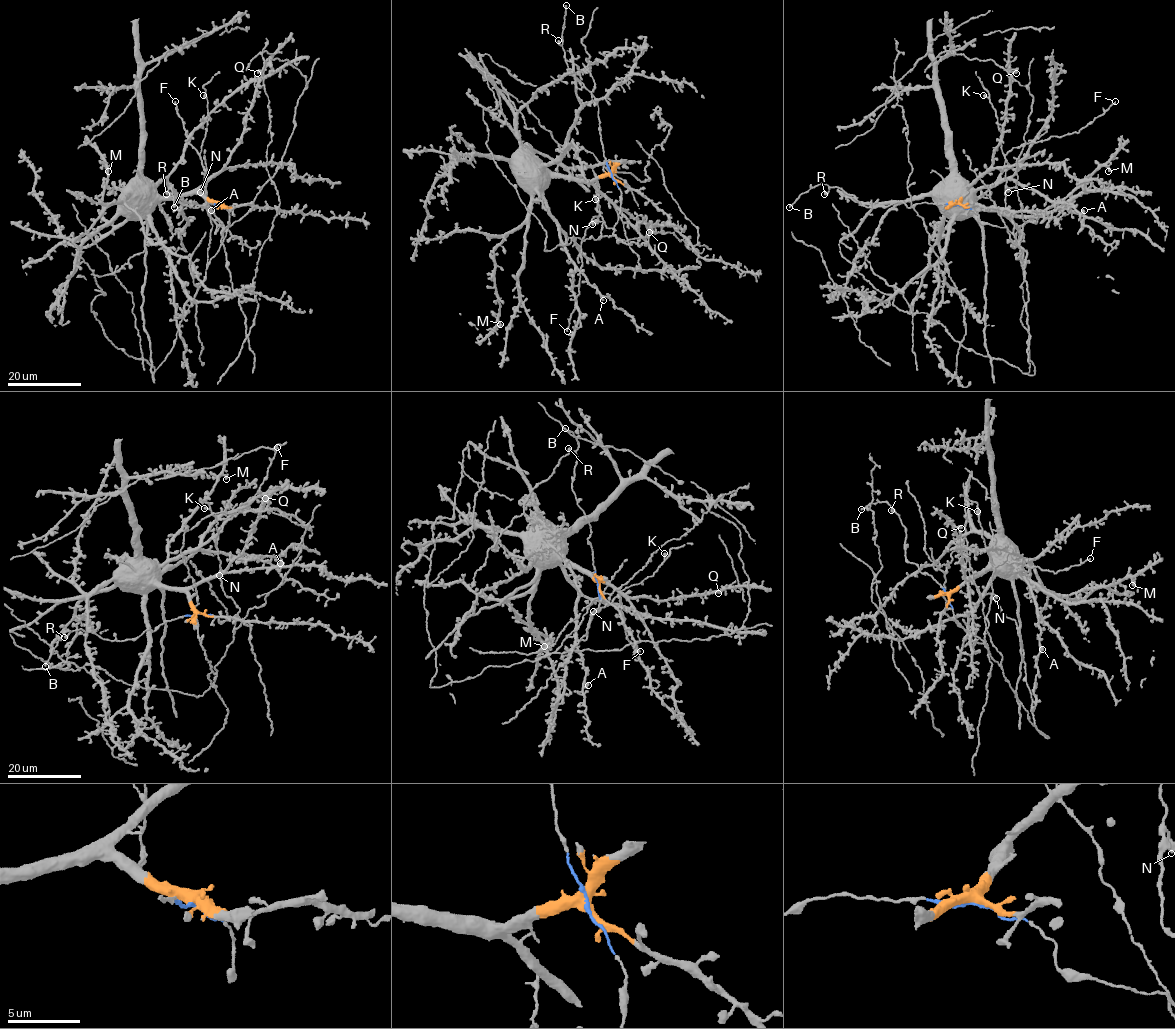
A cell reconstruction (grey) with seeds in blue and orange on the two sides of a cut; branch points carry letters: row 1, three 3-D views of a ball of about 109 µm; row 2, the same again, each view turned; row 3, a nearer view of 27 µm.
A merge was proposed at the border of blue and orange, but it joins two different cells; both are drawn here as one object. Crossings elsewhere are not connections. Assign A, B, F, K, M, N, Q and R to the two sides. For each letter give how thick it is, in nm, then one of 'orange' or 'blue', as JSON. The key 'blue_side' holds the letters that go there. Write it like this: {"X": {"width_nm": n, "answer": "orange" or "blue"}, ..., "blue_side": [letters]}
{"A": {"width_nm": 420, "answer": "orange"}, "B": {"width_nm": 200, "answer": "blue"}, "F": {"width_nm": 200, "answer": "blue"}, "K": {"width_nm": 400, "answer": "blue"}, "M": {"width_nm": 440, "answer": "orange"}, "N": {"width_nm": 400, "answer": "blue"}, "Q": {"width_nm": 420, "answer": "orange"}, "R": {"width_nm": 440, "answer": "blue"}, "blue_side": ["B", "F", "K", "N", "R"]}

